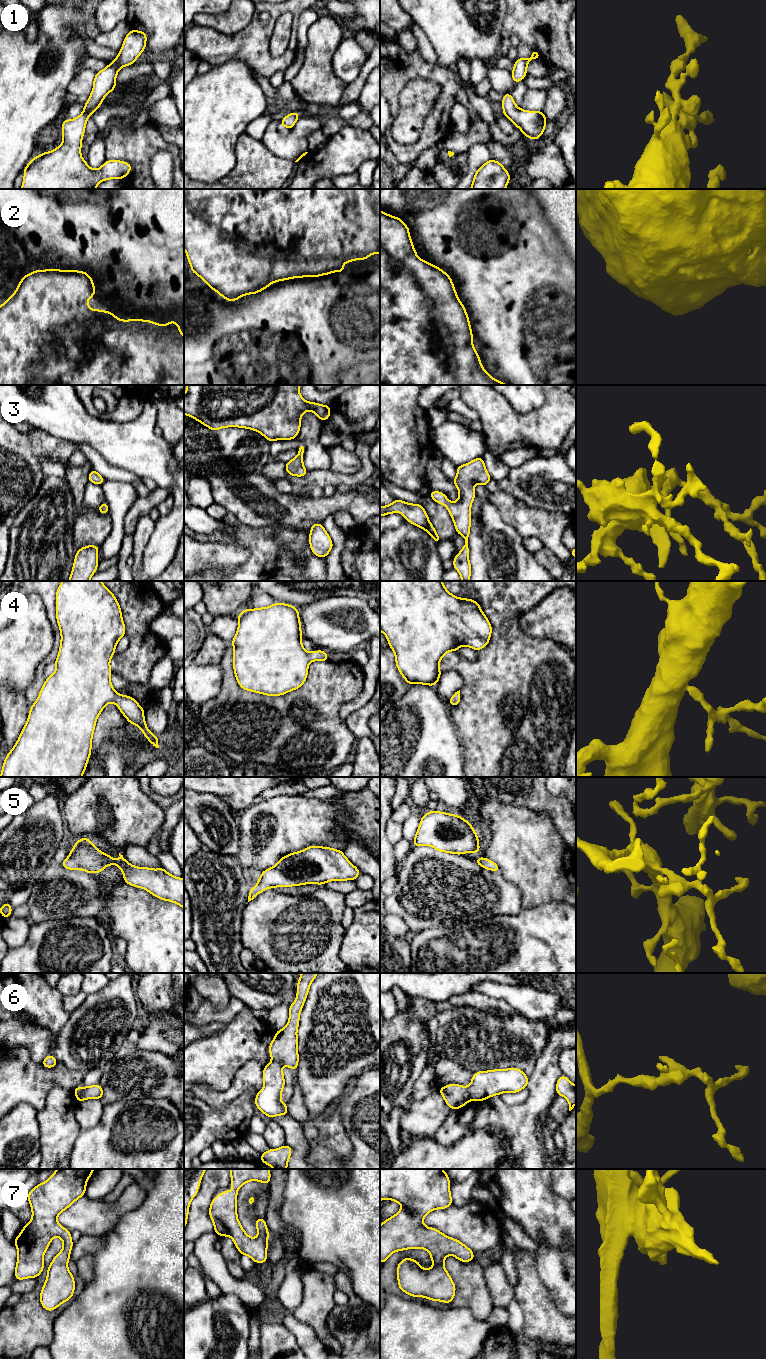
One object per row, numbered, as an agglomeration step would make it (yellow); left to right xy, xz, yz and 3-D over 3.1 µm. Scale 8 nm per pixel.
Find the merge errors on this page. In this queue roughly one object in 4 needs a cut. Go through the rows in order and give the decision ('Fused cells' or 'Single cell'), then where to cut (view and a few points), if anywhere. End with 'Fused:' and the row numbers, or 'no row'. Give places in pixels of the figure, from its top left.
1: Single cell. No split
2: Single cell. No split
3: Single cell. No split
4: Single cell. No split
5: Single cell. No split
6: Fused cells. Split along yz (467, 1087), (467, 1092), (471, 1099)
7: Single cell. No split
Fused: 6

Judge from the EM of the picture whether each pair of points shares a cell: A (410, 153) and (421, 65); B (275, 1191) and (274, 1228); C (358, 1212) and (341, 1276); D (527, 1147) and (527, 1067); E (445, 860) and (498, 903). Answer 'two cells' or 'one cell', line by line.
A: one cell
B: one cell
C: two cells
D: two cells
E: one cell

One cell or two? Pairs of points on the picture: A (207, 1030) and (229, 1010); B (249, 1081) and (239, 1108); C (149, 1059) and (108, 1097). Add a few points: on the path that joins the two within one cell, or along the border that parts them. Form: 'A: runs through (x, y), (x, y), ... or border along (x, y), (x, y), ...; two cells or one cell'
A: border along (226, 1023), (211, 1021), (194, 1026); two cells
B: border along (256, 1093), (244, 1091), (226, 1106); two cells
C: runs through (139, 1069), (118, 1087); one cell

